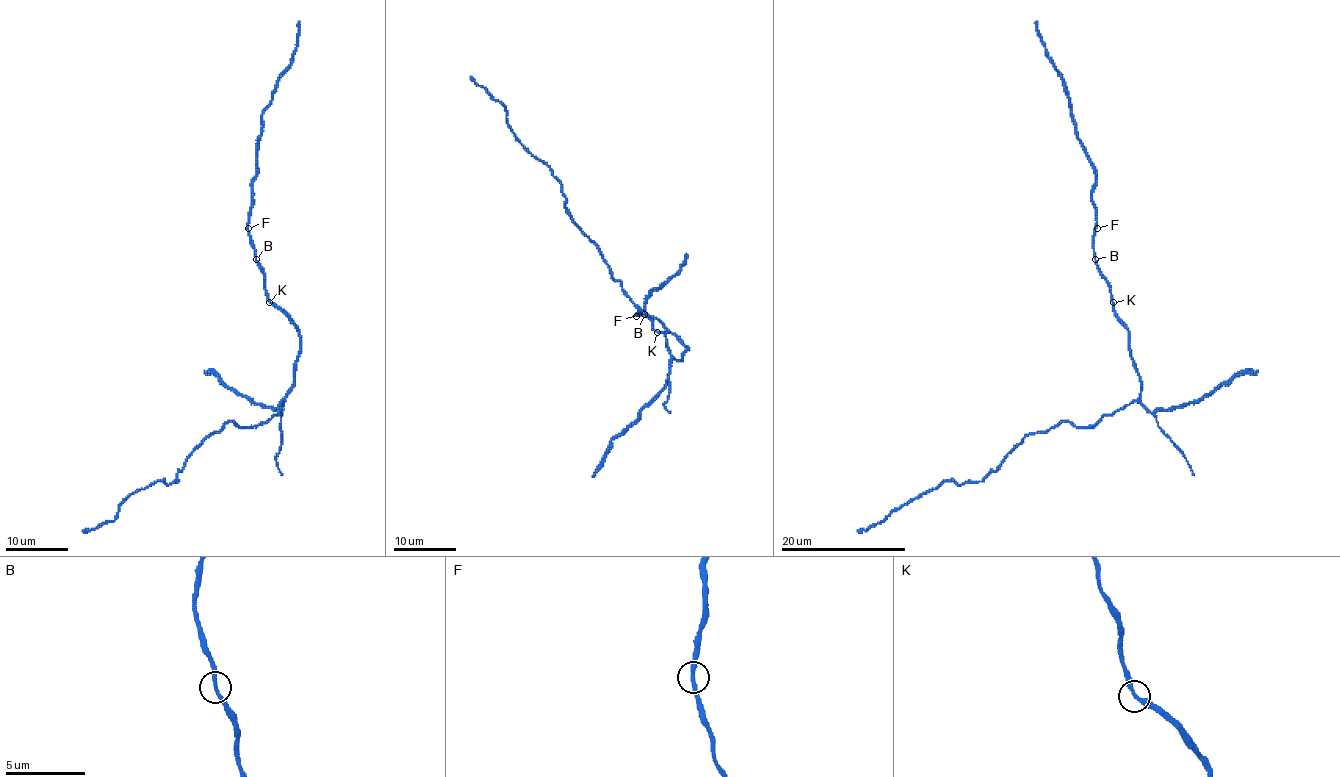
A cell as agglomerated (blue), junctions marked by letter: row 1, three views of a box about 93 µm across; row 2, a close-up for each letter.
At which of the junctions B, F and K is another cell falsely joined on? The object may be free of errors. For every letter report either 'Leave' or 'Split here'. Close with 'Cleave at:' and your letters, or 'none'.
B: Leave
F: Leave
K: Leave
Cleave at: none

